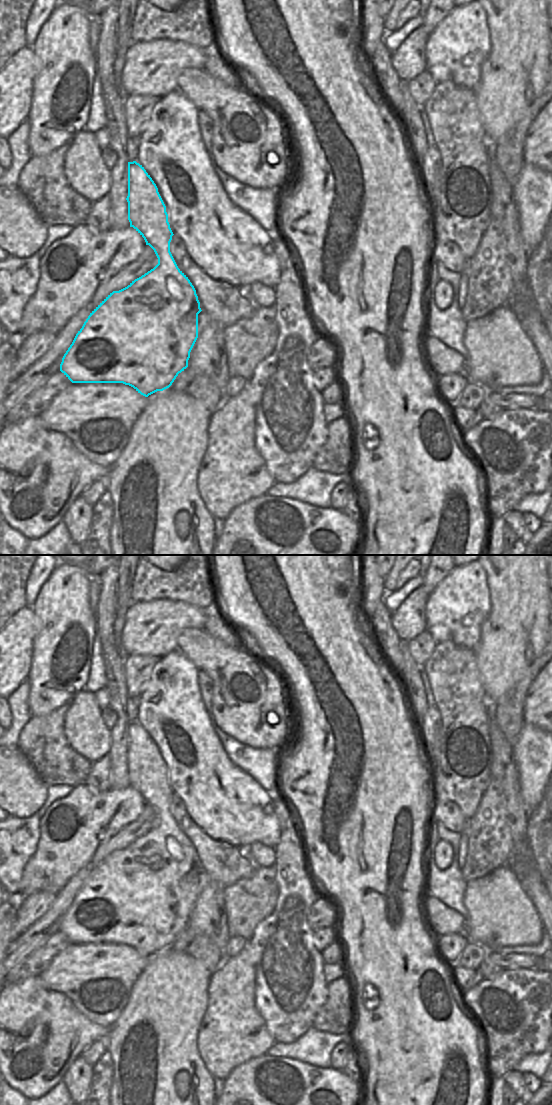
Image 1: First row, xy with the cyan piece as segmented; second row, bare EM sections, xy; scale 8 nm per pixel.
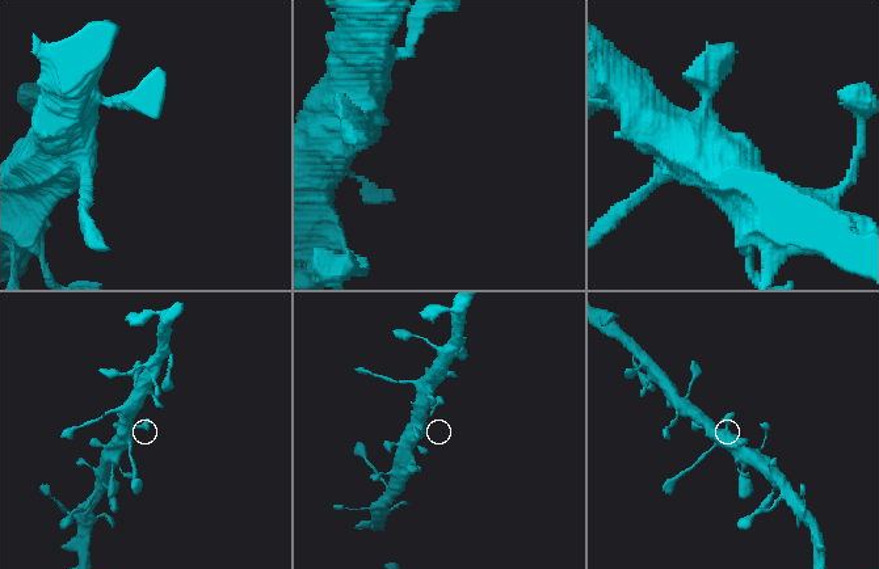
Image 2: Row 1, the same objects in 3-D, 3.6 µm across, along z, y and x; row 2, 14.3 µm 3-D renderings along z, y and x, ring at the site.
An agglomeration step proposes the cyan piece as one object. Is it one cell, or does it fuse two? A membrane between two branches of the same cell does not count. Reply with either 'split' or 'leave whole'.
leave whole

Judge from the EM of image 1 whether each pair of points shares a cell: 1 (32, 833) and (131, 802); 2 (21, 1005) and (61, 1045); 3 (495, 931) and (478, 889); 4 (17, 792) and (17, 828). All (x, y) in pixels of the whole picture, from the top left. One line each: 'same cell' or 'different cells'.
1: different cells
2: same cell
3: same cell
4: different cells

